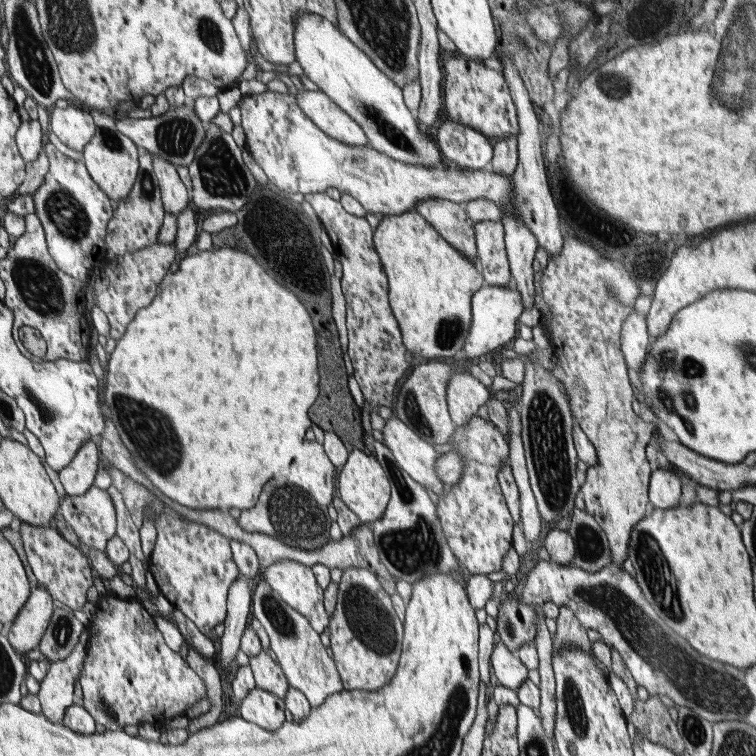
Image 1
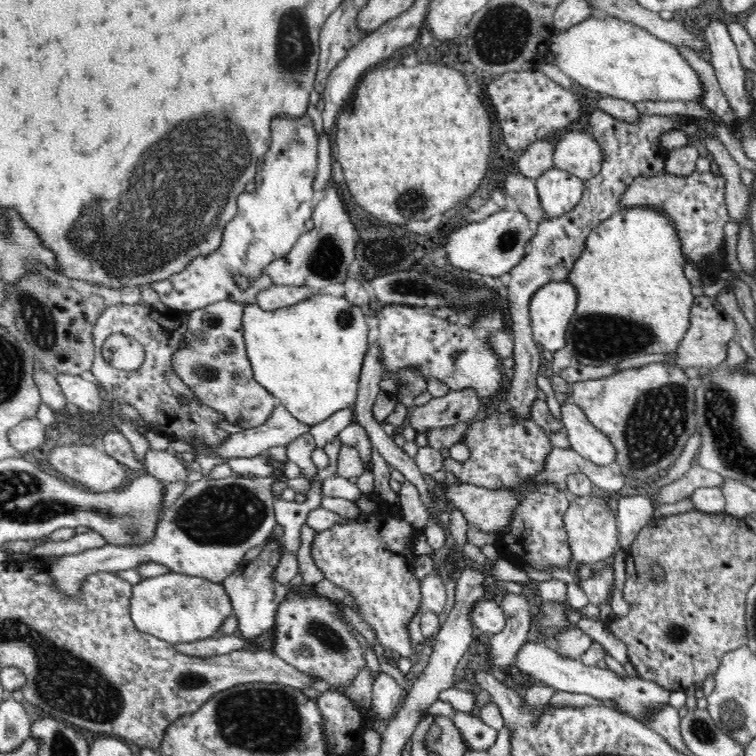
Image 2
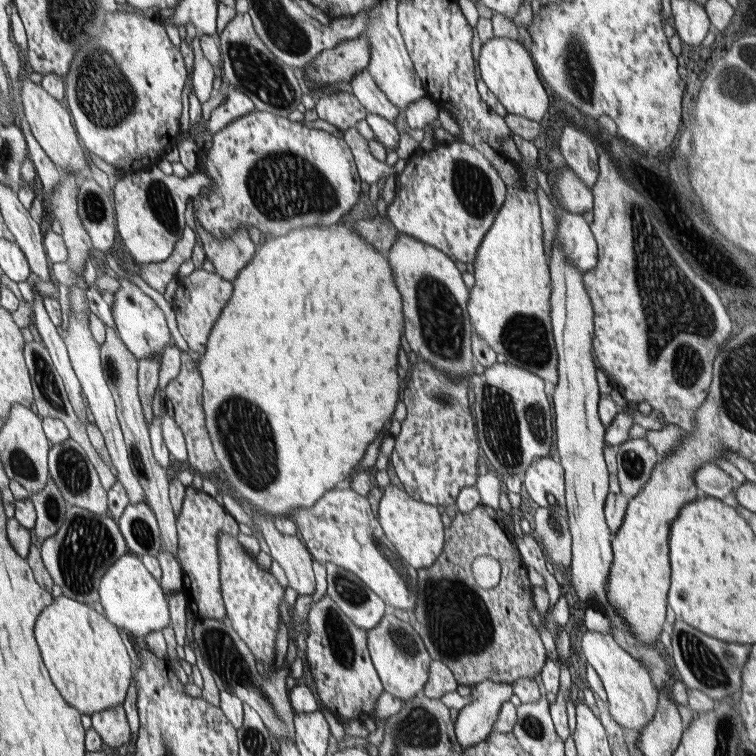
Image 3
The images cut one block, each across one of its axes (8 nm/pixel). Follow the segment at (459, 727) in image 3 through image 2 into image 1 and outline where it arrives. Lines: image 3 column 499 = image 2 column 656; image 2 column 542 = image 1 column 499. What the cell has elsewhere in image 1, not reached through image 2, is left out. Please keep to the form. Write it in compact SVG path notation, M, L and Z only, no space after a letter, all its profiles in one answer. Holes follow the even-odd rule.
M497 644L491 652L491 670L493 676L497 680L497 684L515 690L523 684L523 680L527 680L527 666L523 666L523 662L519 662L519 658L515 654L511 654L503 644Z

